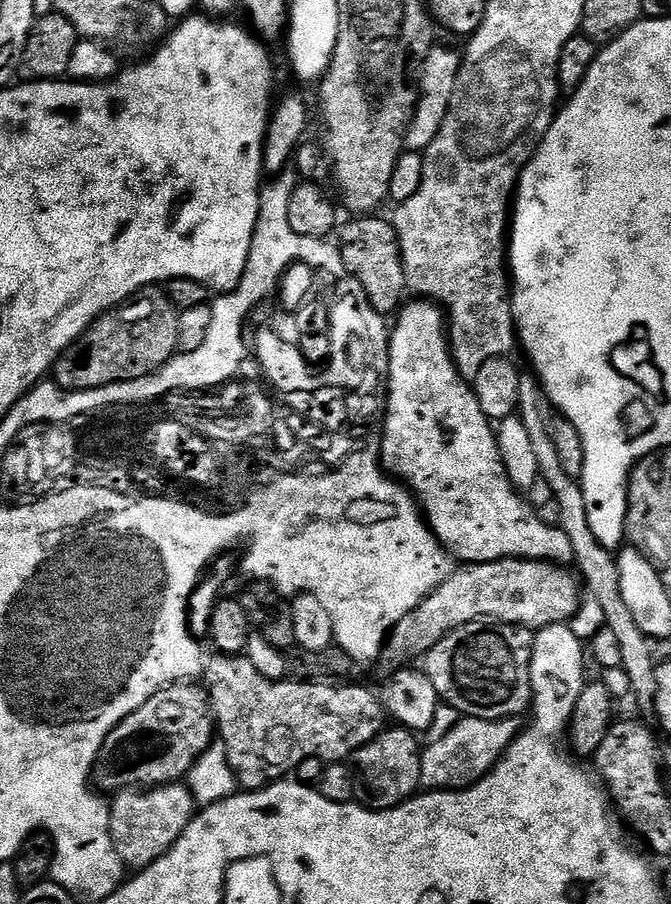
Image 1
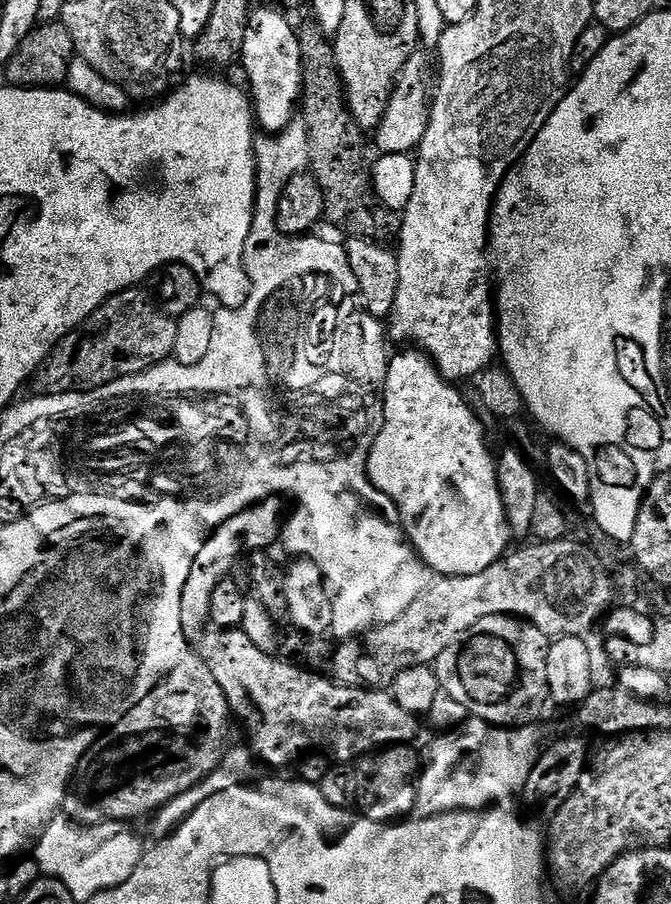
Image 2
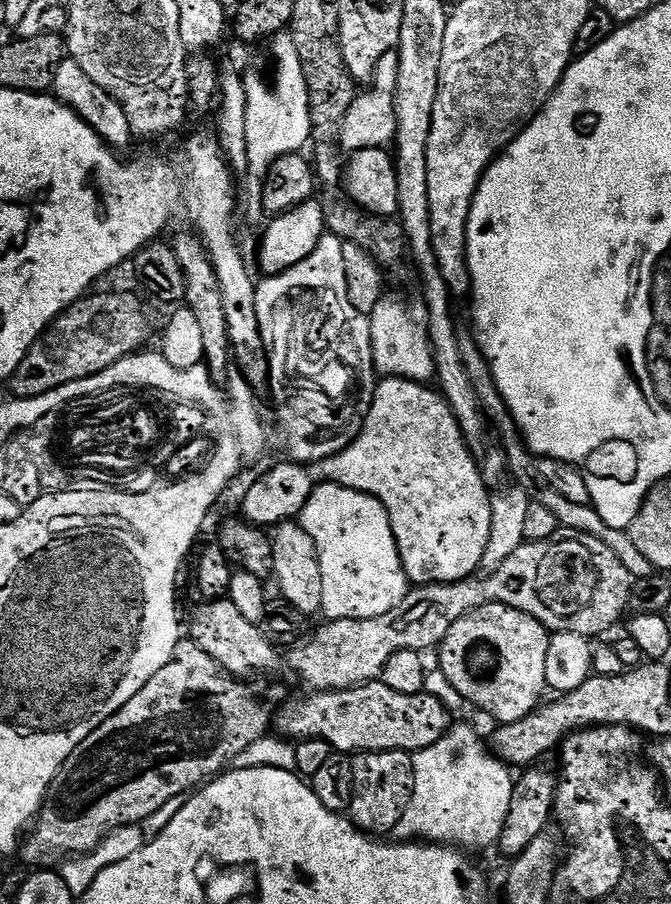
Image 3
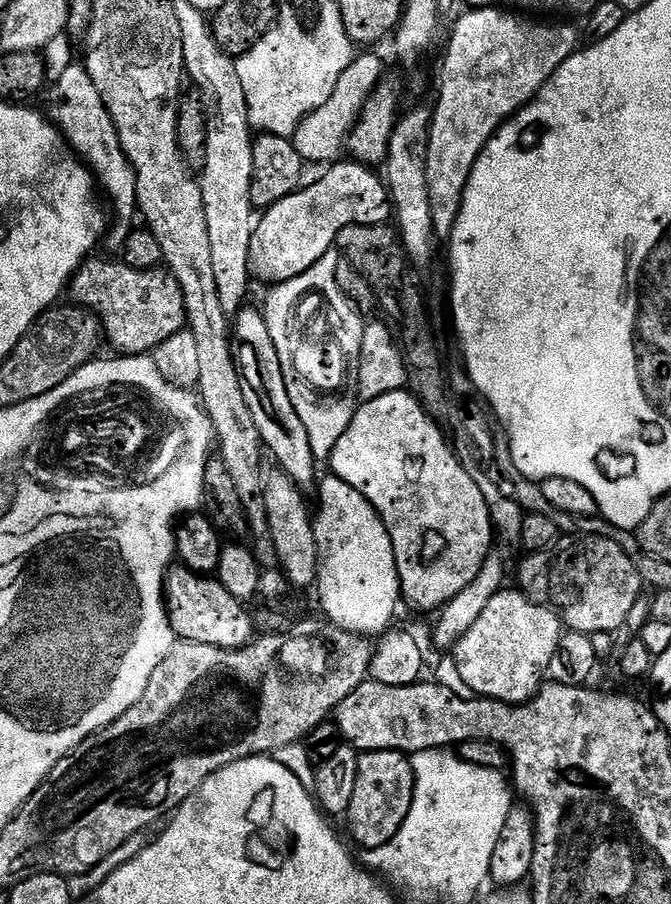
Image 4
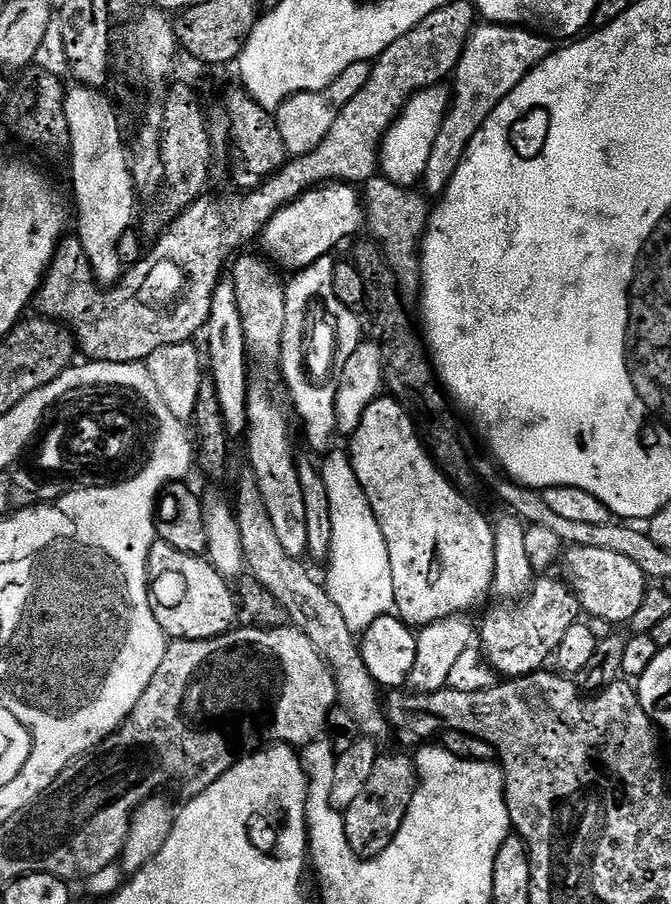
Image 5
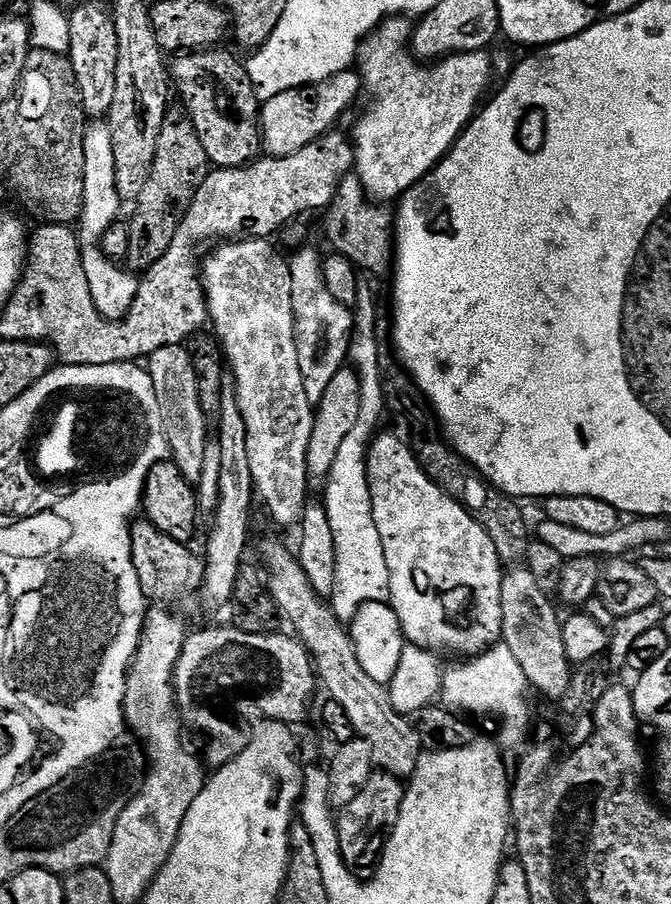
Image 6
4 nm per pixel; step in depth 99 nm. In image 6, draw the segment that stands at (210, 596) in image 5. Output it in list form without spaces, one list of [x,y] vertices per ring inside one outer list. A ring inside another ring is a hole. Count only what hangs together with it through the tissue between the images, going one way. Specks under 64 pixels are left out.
[[[146,518],[135,521],[132,534],[132,557],[134,570],[138,570],[138,582],[149,601],[159,602],[164,606],[176,606],[179,600],[201,591],[204,582],[204,561],[191,552],[191,547],[179,544],[174,538],[166,538]]]

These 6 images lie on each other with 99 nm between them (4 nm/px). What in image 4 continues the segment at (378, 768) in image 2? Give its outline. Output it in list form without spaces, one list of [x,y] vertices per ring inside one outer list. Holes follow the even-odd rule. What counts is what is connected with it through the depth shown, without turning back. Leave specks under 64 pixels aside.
[[[390,750],[363,753],[356,767],[354,798],[350,798],[346,817],[351,843],[361,844],[364,850],[386,846],[386,842],[402,830],[402,822],[406,822],[406,814],[410,814],[414,802],[415,789],[416,775],[411,759],[405,753]]]

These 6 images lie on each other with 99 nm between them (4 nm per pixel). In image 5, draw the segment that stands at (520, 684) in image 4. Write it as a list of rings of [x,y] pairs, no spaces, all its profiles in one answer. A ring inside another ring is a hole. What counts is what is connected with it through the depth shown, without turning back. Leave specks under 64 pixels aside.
[[[540,578],[535,581],[532,591],[519,602],[501,603],[501,608],[496,608],[484,620],[484,625],[478,628],[478,644],[486,657],[487,663],[491,665],[501,677],[517,678],[519,676],[528,676],[531,672],[539,672],[545,667],[544,664],[553,659],[570,626],[578,623],[582,616],[580,599],[576,597],[575,592],[563,579],[548,580],[552,578]]]

